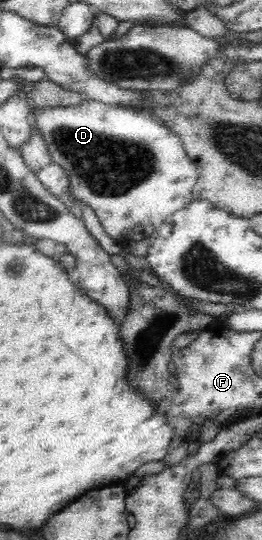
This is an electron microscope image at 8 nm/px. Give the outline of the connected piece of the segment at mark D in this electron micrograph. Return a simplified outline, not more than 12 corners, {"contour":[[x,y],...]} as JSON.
{"contour":[[33,103],[32,128],[109,237],[151,237],[193,200],[151,111]]}

